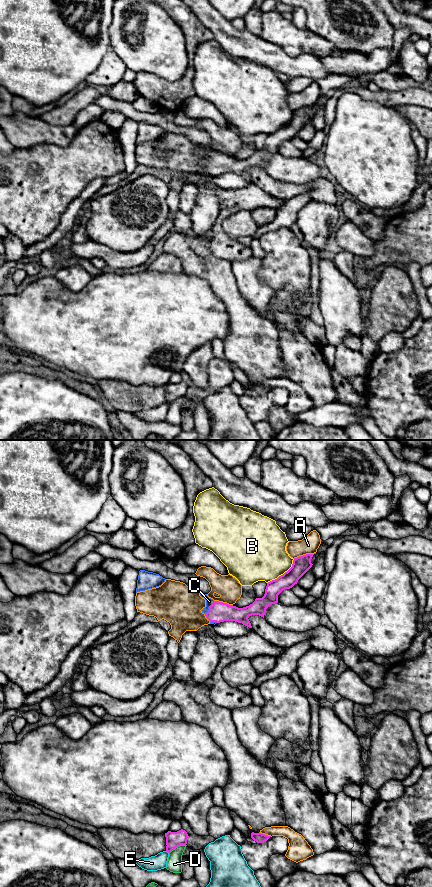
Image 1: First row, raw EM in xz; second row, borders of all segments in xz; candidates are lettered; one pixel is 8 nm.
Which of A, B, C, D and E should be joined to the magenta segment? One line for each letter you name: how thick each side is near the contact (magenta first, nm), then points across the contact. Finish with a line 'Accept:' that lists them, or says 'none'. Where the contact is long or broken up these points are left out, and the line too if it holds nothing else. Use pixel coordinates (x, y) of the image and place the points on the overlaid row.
C: calibres 160 and 60 nm; way xz (218, 612), (209, 608), (209, 601)
Accept: C

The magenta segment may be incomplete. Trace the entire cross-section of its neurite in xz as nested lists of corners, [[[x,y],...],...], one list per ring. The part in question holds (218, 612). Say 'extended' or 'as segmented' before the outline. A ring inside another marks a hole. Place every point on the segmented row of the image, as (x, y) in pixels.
extended; [[[306,554],[294,558],[292,567],[277,579],[267,583],[265,594],[262,598],[256,598],[249,606],[238,608],[227,603],[214,601],[207,594],[200,596],[206,600],[206,607],[201,611],[205,614],[210,624],[224,621],[235,621],[252,628],[249,617],[259,615],[264,618],[266,609],[278,603],[278,595],[285,589],[292,588],[298,580],[312,567],[311,559],[314,554]]]

